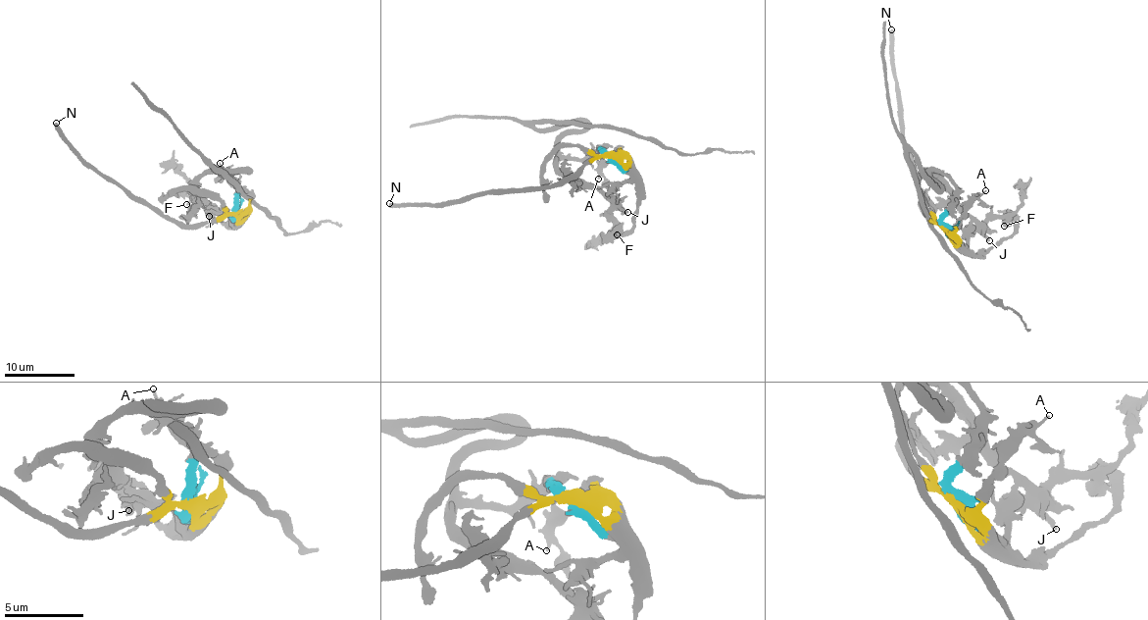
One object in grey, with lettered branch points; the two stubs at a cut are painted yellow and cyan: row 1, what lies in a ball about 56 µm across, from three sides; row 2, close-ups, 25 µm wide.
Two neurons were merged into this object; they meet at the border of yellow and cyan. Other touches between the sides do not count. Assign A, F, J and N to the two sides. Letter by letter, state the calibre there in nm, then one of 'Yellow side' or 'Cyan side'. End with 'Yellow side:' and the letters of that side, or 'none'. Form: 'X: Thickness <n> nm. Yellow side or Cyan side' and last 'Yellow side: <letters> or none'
A: Thickness 150 nm. Yellow side
F: Thickness 240 nm. Cyan side
J: Thickness 220 nm. Cyan side
N: Thickness 400 nm. Yellow side
Yellow side: A, N

